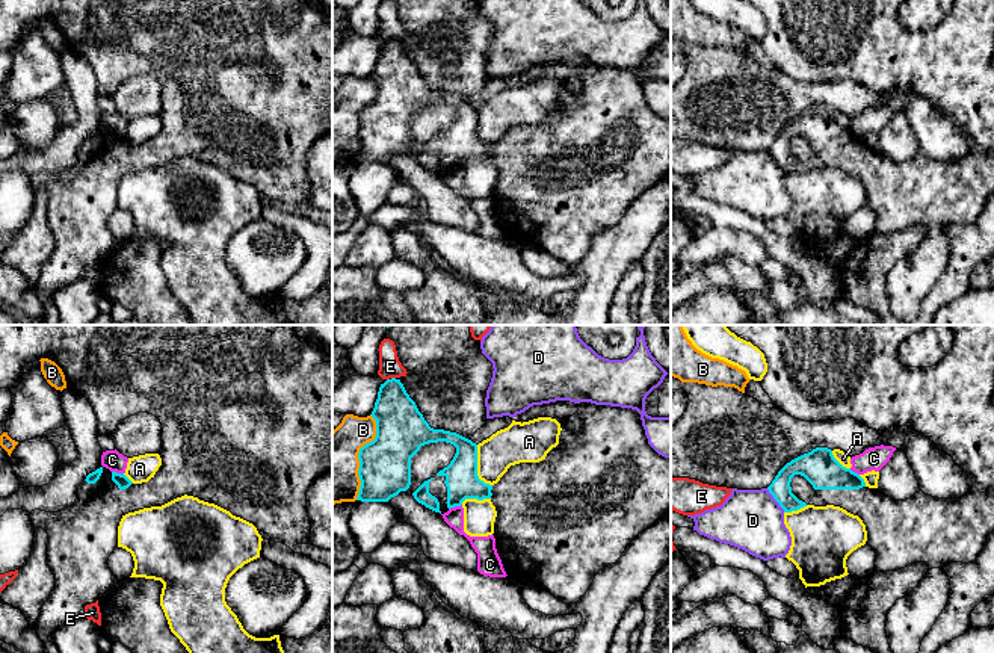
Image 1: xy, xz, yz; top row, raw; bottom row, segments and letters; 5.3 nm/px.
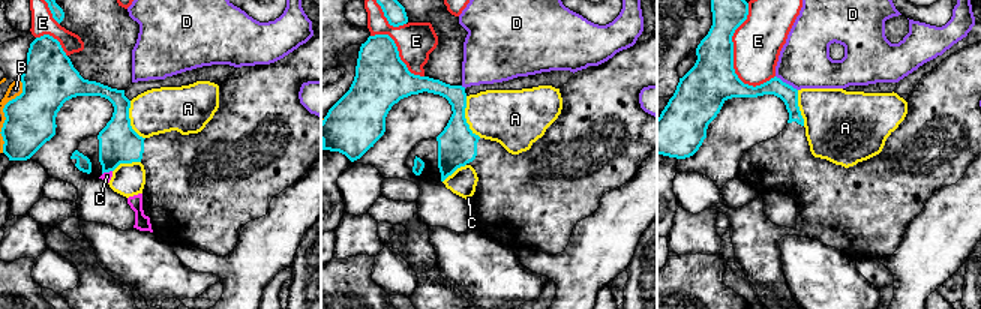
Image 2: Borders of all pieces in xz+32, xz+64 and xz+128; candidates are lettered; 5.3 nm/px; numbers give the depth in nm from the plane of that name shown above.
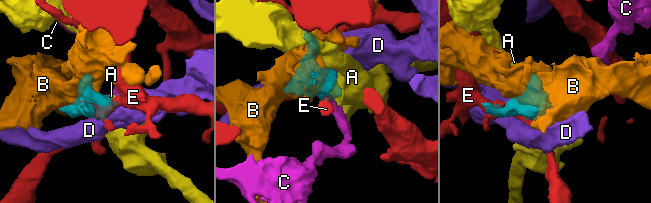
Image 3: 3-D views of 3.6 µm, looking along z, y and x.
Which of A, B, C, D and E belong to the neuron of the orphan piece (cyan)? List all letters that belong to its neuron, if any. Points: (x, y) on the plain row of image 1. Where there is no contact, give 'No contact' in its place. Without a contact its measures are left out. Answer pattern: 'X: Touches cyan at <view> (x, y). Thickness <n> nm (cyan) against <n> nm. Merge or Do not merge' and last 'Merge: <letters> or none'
A: Touches cyan at xz (476, 129). Thickness 180 nm (cyan) against 200 nm. Do not merge
B: Touches cyan at xz (358, 117). Thickness 280 nm (cyan) against 280 nm. Do not merge
C: Touches cyan at xz (455, 167). Thickness 180 nm (cyan) against 100 nm. Do not merge
D: Touches cyan at yz (775, 160). Thickness 130 nm (cyan) against 320 nm. Do not merge
E: Touches cyan at xz (393, 40). Thickness 260 nm (cyan) against 120 nm. Do not merge
Merge: none

